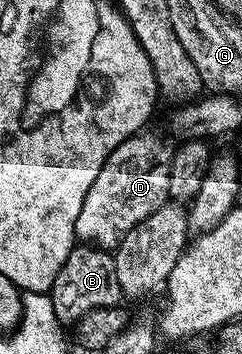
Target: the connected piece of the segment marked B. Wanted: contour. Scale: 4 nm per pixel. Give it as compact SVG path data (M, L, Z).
M76 245L65 257L65 265L61 265L61 273L57 273L57 281L53 281L49 298L53 301L53 313L60 324L75 325L90 310L102 307L118 307L125 296L121 289L121 281L117 281L117 265L115 256L110 250L90 245Z

